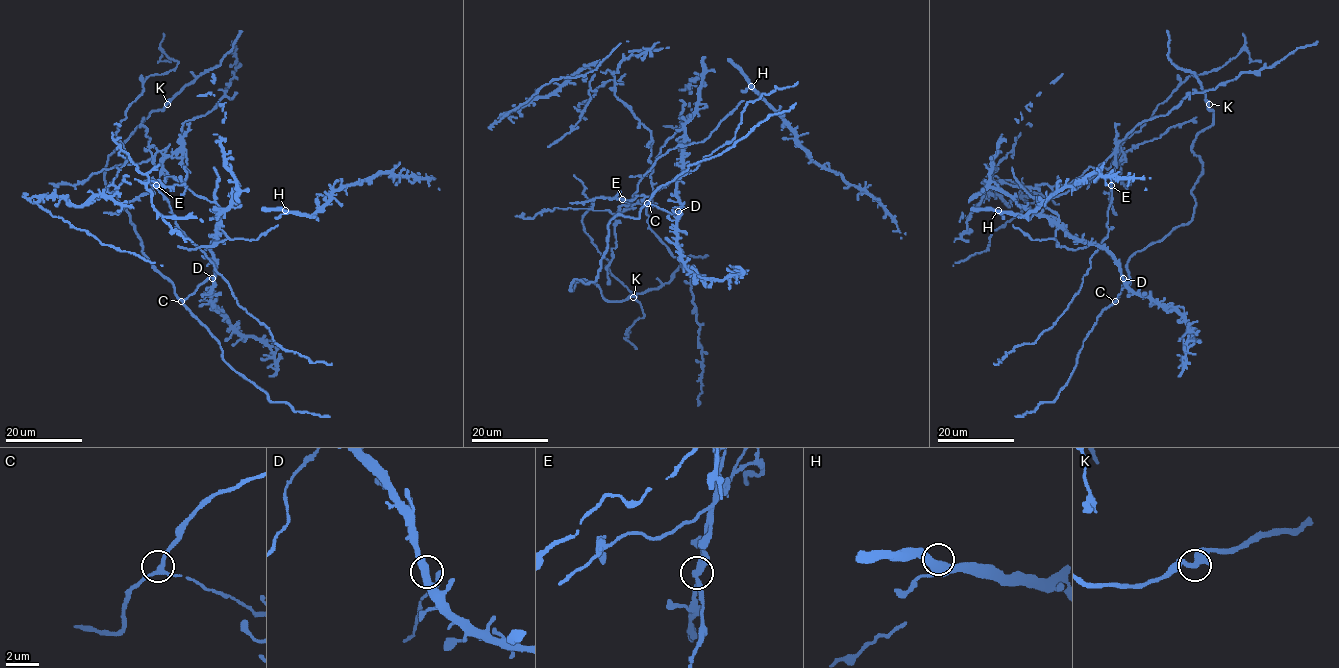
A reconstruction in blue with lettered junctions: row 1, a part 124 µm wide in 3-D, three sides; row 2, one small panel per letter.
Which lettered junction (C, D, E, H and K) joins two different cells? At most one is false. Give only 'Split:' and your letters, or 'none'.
Split: E

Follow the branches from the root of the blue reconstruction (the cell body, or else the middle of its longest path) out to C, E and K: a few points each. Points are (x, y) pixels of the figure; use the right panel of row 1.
C: (1053, 197), (1041, 203), (1059, 217), (1059, 224), (1076, 239), (1101, 246), (1119, 267), (1125, 281), (1115, 301)
E: (1053, 197), (1075, 190), (1092, 176), (1103, 176), (1113, 170), (1111, 185)
K: (1053, 197), (1041, 203), (1059, 224), (1119, 267), (1117, 300), (1128, 259), (1192, 220), (1209, 103)

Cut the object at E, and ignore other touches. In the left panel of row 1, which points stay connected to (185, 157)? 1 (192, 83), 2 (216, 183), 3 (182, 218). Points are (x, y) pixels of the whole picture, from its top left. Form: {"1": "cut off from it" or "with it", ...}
{"1": "cut off from it", "2": "with it", "3": "cut off from it"}

